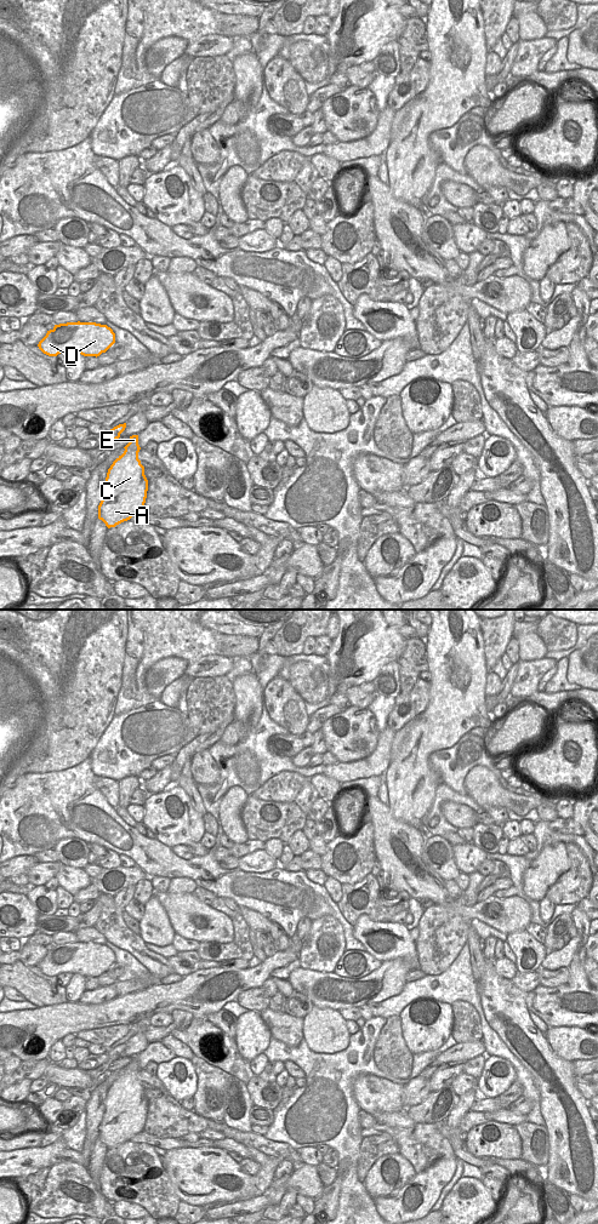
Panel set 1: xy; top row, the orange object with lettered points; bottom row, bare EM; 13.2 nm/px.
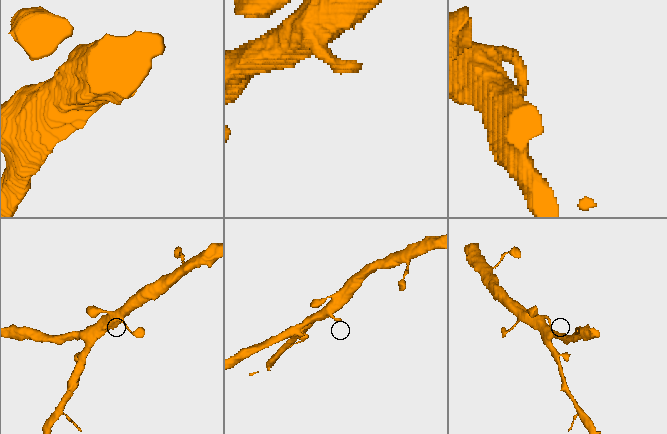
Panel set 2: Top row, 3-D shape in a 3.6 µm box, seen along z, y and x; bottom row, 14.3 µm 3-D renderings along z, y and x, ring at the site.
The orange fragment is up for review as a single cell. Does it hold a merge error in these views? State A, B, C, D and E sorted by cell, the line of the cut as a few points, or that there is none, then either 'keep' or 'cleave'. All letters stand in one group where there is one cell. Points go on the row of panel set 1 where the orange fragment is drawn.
groups A B C D E; cut none; keep

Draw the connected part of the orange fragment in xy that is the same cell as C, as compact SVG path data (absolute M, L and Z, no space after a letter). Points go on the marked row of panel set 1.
M138 435L130 436L124 448L124 453L108 469L106 490L98 505L98 519L108 528L142 511L147 498L148 480L138 459Z

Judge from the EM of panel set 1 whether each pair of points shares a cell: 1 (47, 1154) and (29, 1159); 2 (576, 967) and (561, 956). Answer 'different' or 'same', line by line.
1: same
2: different

